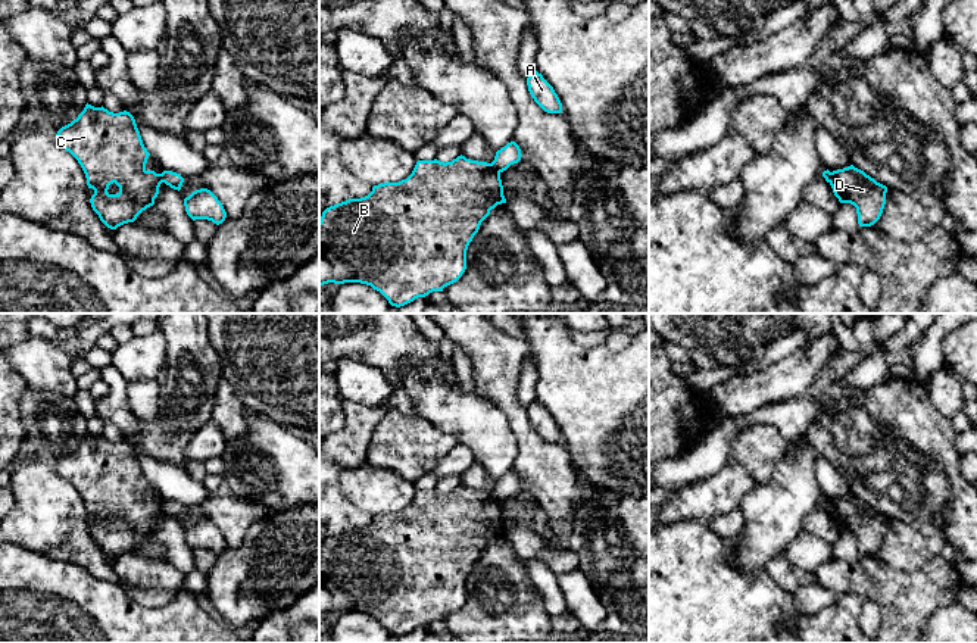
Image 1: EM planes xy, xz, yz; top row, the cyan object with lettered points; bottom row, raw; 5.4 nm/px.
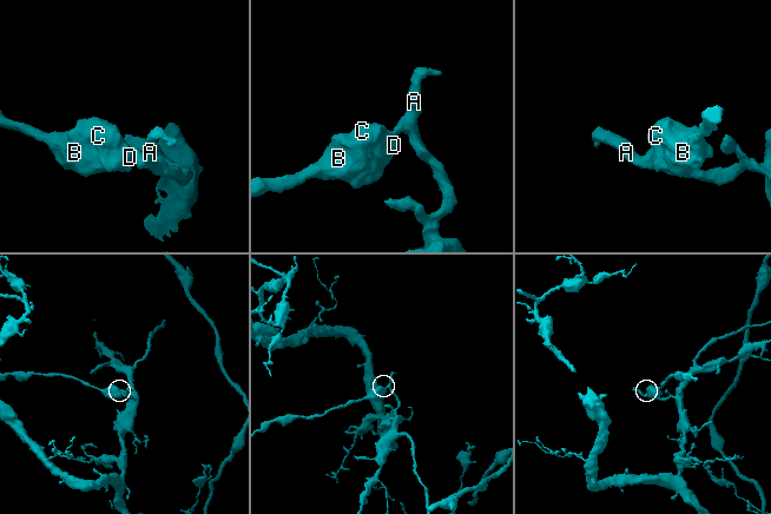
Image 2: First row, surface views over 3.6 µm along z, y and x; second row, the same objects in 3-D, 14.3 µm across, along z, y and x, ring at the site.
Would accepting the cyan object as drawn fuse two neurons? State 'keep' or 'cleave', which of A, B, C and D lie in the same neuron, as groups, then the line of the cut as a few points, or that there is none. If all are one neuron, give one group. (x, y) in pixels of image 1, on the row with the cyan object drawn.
cleave; groups A / B C D; cut xz (492, 162), (501, 171)

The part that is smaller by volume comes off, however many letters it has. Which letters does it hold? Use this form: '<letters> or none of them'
B, C, D

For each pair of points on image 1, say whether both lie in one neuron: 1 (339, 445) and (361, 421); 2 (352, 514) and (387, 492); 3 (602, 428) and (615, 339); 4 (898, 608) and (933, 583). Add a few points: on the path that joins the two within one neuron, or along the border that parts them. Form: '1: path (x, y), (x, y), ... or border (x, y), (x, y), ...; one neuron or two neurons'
1: path (345, 439), (356, 427); one neuron
2: border (340, 480), (340, 493), (353, 505), (372, 515); two neurons
3: border (633, 336), (620, 349), (608, 349), (605, 346); two neurons
4: path (907, 599), (924, 592); one neuron

